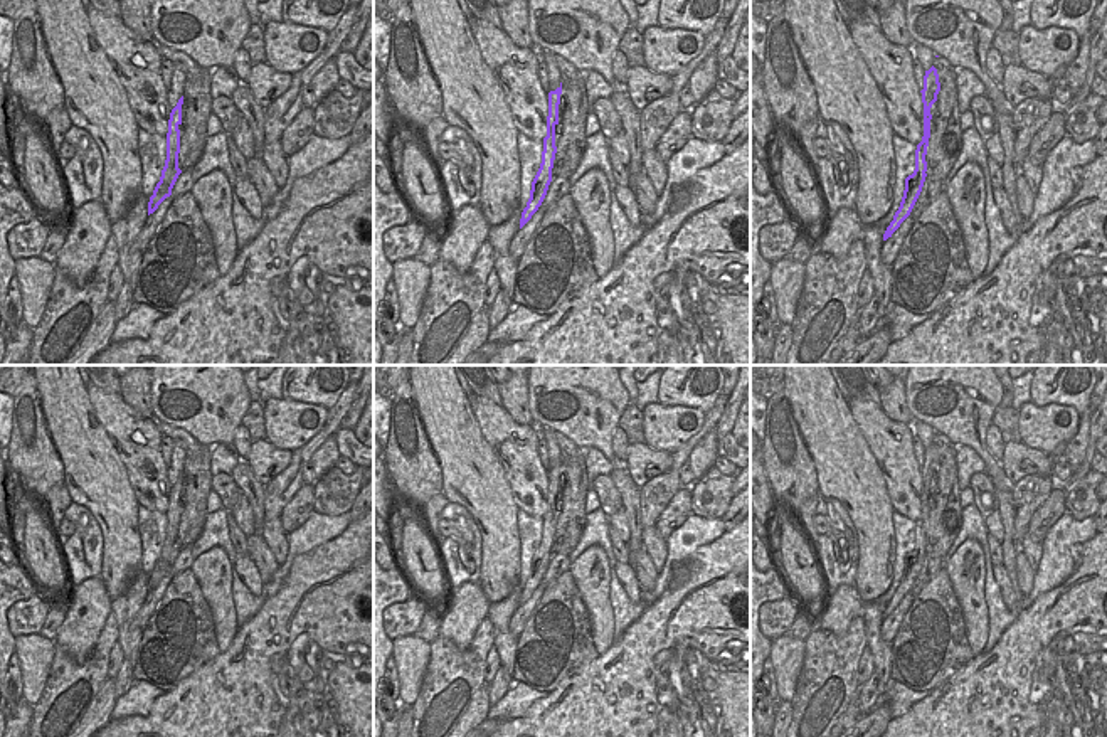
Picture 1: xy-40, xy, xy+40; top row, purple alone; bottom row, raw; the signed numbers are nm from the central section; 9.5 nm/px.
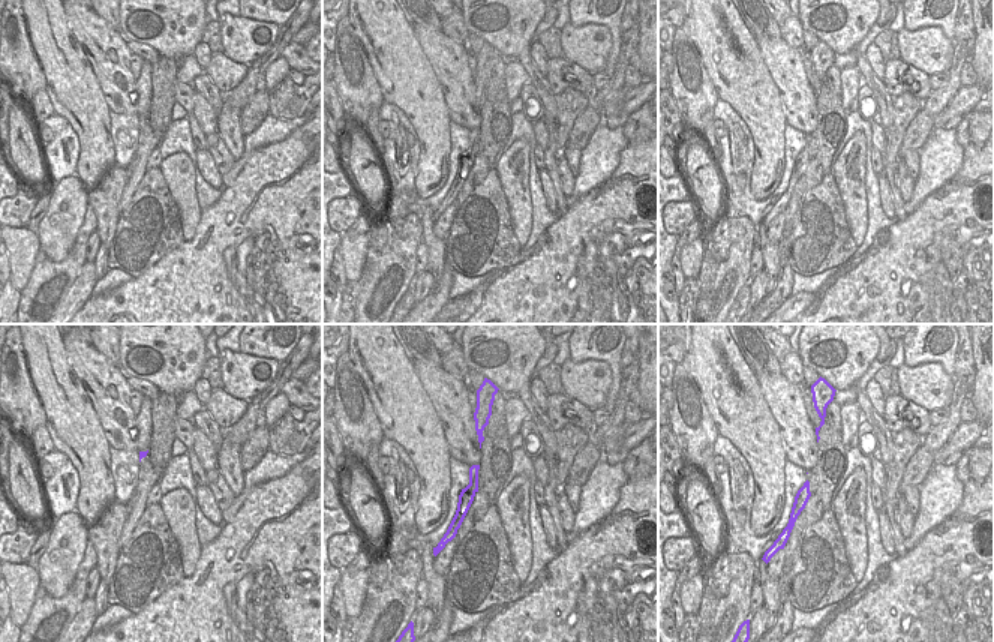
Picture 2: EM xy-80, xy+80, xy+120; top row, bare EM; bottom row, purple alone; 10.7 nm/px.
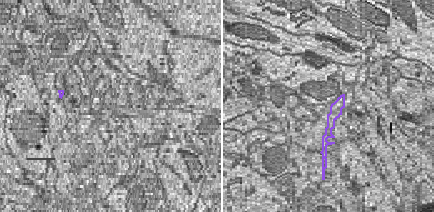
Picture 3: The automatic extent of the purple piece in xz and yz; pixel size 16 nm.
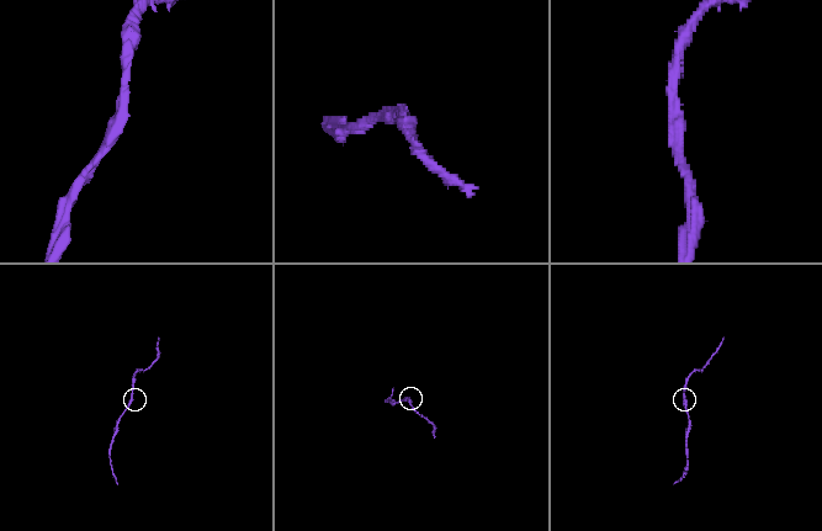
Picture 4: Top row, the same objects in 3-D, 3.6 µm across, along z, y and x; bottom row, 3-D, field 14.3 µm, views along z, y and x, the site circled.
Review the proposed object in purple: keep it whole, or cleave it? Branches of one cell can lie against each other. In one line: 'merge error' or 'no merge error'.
no merge error

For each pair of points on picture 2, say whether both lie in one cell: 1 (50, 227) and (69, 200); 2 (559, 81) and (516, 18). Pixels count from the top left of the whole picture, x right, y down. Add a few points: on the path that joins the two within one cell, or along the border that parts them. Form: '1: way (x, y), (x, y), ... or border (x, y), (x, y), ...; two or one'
1: way (56, 221), (69, 206); one
2: border (544, 77), (555, 96); two

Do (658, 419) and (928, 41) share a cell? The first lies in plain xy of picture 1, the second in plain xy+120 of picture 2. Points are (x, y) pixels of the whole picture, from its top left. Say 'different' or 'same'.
same

